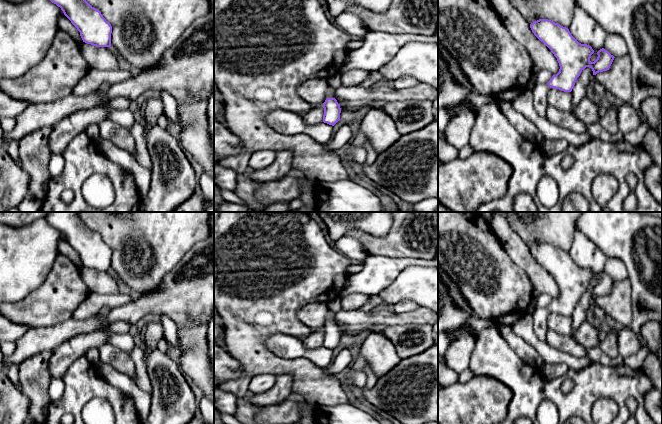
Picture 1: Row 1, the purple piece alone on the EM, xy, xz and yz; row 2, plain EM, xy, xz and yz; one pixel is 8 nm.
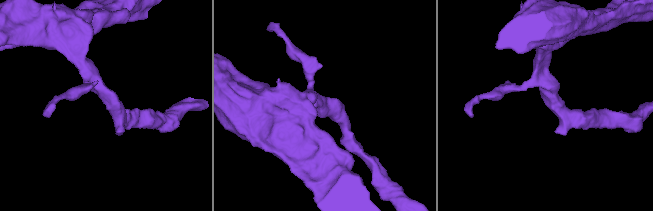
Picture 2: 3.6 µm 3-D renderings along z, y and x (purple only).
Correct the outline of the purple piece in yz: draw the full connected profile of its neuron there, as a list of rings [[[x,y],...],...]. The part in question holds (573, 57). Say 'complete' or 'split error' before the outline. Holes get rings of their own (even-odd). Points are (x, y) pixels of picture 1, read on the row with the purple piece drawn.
split error; [[[539,19],[530,24],[534,35],[554,54],[560,69],[547,84],[536,84],[533,88],[533,104],[541,117],[546,117],[550,88],[571,92],[581,72],[590,67],[593,75],[609,70],[614,56],[604,48],[597,52],[597,59],[590,61],[594,50],[587,44],[579,43],[569,29],[548,19]]]

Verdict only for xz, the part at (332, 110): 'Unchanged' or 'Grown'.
Grown

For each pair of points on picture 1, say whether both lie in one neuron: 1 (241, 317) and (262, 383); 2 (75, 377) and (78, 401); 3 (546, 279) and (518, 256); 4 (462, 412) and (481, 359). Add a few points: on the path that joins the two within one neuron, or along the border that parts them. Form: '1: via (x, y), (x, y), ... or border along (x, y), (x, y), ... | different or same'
1: border along (274, 374), (256, 374), (250, 381), (248, 393) | different
2: via (78, 383), (78, 395) | same
3: via (539, 275), (525, 261) | same
4: border along (474, 375), (487, 375), (498, 381) | different

